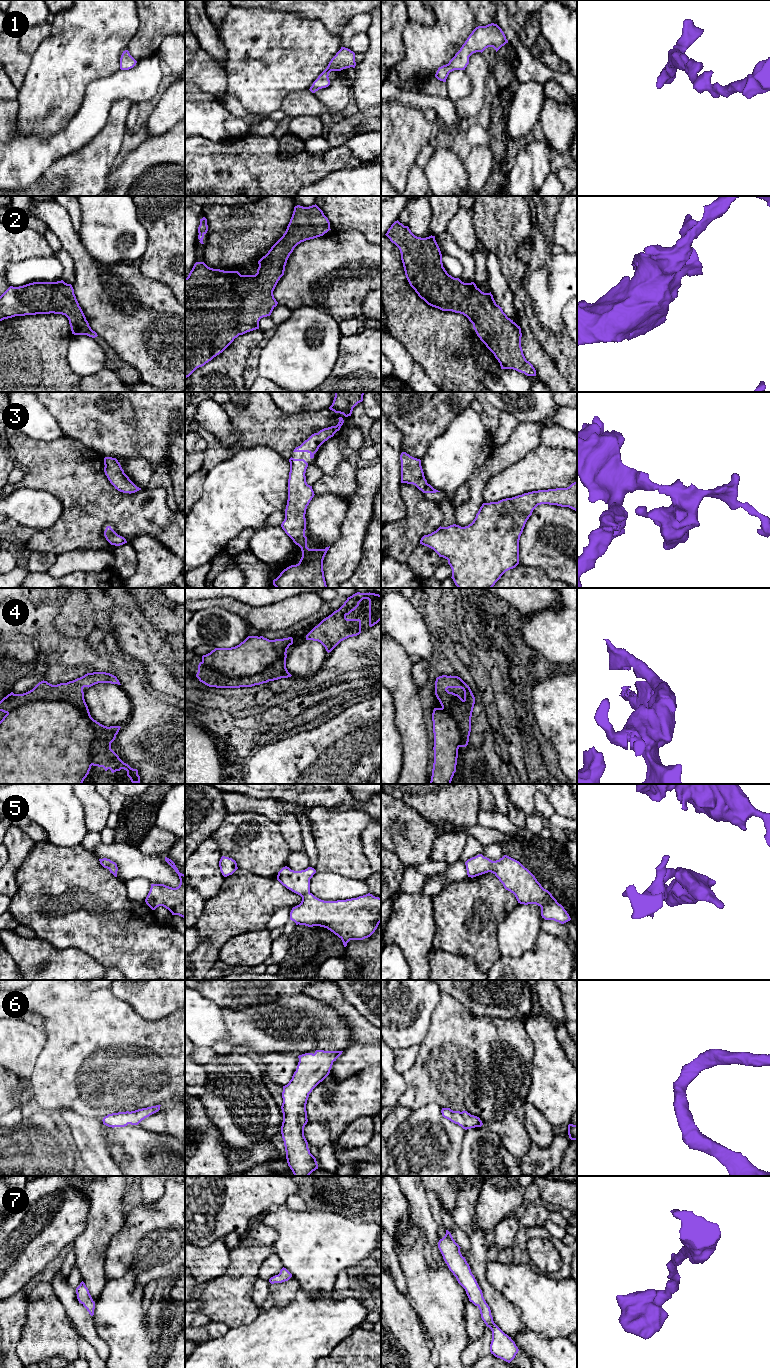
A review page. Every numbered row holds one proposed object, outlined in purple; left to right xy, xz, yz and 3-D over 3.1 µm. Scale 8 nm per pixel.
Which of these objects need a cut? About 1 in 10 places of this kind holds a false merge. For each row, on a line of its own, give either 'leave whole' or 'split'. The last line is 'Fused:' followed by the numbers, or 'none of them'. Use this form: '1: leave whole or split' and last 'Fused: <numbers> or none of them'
1: leave whole
2: leave whole
3: leave whole
4: split
5: leave whole
6: leave whole
7: leave whole
Fused: 4

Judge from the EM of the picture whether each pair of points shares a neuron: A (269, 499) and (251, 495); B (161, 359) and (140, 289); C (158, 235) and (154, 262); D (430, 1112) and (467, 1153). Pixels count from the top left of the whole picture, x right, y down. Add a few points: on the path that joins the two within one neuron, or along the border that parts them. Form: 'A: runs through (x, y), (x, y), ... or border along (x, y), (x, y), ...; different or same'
A: runs through (265, 497), (255, 495); same
B: runs through (161, 342), (142, 321), (142, 306); same
C: runs through (158, 242), (158, 252), (156, 255); same
D: border along (465, 1130), (459, 1165); different

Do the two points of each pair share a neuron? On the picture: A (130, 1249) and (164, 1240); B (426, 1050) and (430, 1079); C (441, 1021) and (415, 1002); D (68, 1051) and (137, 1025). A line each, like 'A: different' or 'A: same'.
A: same
B: same
C: different
D: same

